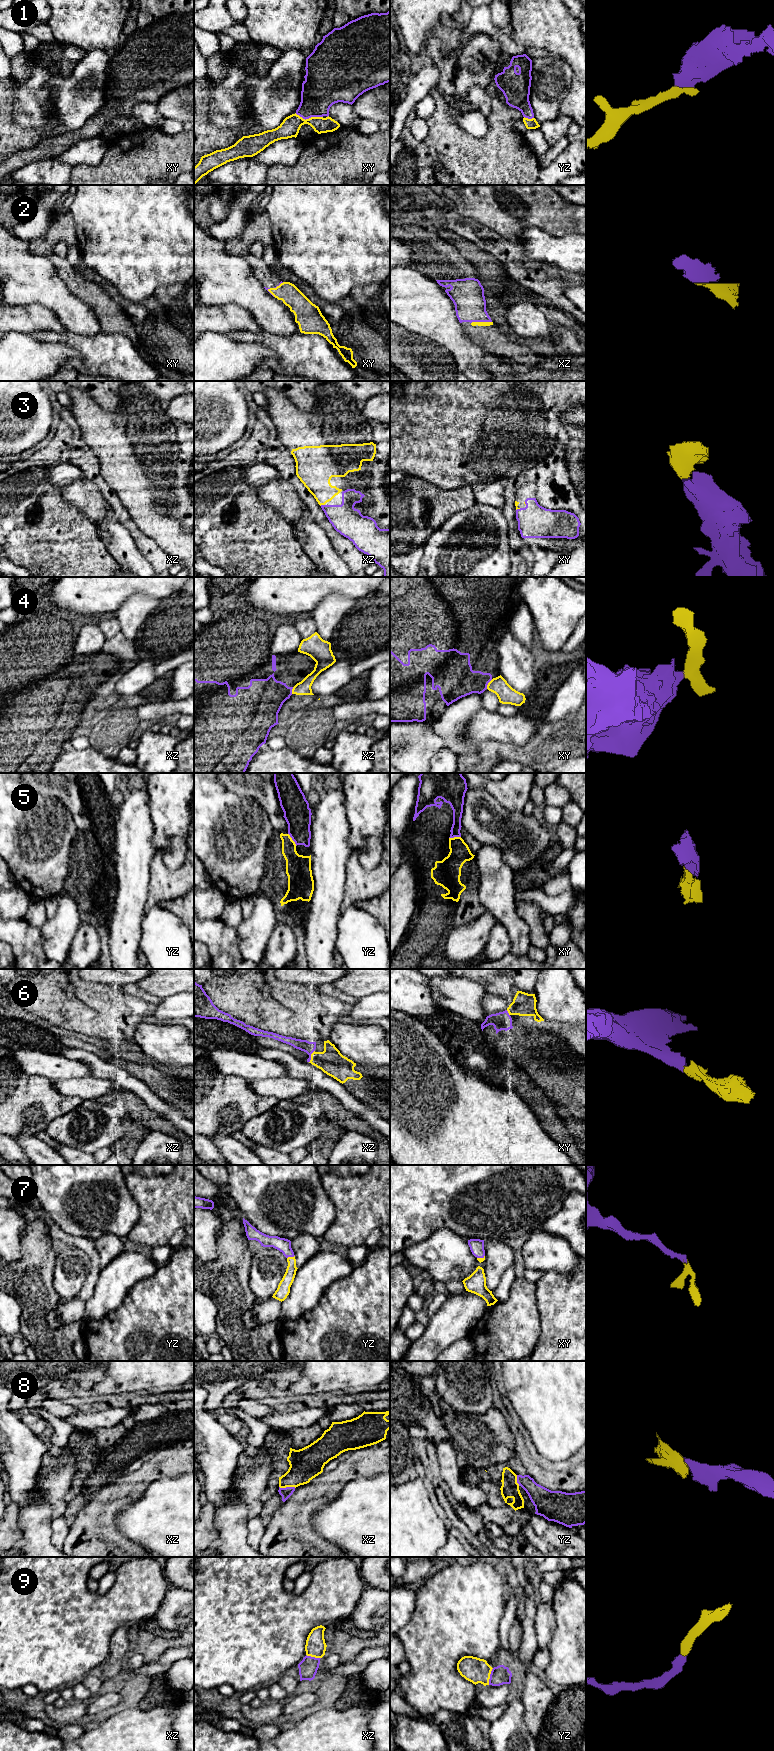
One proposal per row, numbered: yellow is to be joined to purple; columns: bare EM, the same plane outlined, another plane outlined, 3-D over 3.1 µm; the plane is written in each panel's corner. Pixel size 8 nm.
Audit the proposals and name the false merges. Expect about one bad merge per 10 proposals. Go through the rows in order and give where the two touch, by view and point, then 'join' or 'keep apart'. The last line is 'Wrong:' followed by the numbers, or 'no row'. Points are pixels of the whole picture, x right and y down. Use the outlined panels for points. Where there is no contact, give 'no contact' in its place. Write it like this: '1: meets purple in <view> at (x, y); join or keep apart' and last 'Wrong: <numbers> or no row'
1: meets purple in xy at (309, 117); join
2: meets purple in xz at (481, 321); join
3: meets purple in xz at (322, 505); join
4: meets purple in xy at (487, 684); keep apart
5: meets purple in yz at (292, 839); join
6: meets purple in xz at (310, 1056); join
7: meets purple in yz at (290, 1256); join
8: meets purple in xz at (287, 1487); join
9: meets purple in yz at (490, 1676); join
Wrong: 4

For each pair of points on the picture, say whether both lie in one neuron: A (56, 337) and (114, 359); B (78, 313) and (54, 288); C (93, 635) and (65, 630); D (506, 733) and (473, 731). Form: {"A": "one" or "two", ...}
{"A": "one", "B": "one", "C": "two", "D": "one"}

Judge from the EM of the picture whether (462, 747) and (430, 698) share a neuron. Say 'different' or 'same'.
different

